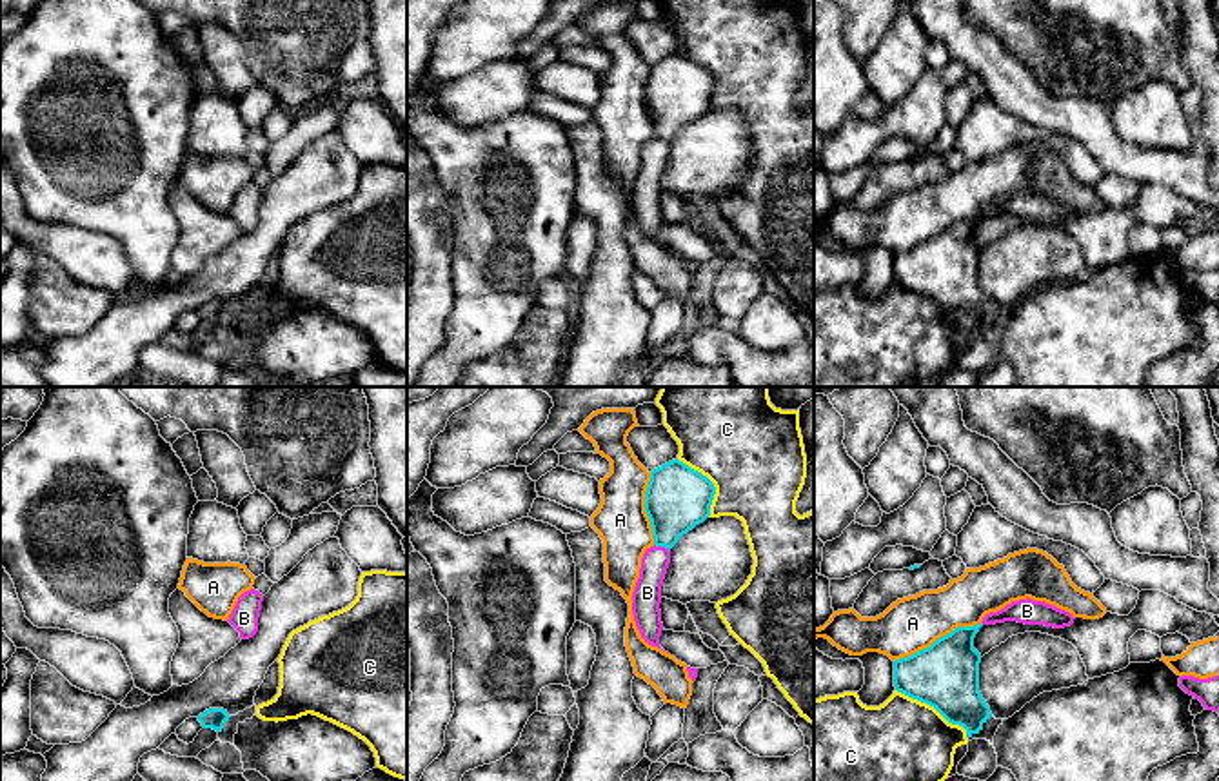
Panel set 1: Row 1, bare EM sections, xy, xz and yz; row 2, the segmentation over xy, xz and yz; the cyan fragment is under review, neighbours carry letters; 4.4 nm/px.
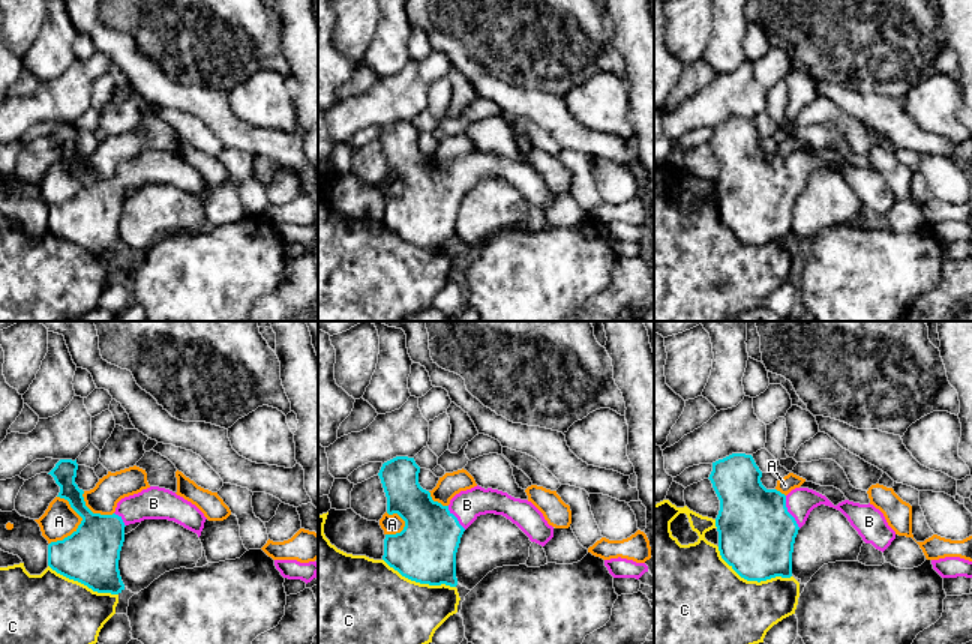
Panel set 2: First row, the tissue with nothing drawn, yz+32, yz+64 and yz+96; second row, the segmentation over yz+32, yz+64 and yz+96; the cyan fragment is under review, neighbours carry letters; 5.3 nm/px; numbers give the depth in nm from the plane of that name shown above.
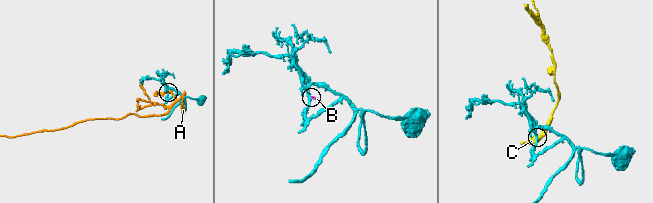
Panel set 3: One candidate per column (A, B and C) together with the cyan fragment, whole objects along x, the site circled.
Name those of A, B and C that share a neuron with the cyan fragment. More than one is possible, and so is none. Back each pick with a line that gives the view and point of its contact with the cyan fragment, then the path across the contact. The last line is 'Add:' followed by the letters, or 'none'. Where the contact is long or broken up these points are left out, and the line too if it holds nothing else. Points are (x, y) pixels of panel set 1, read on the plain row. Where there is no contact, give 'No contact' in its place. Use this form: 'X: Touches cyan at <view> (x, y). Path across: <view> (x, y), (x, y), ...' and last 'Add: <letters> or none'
B: Touches cyan at xz (662, 138). Path across: xz (678, 91), (662, 138), (647, 186)
Add: B

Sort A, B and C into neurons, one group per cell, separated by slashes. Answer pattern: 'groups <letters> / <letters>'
groups A / B / C

